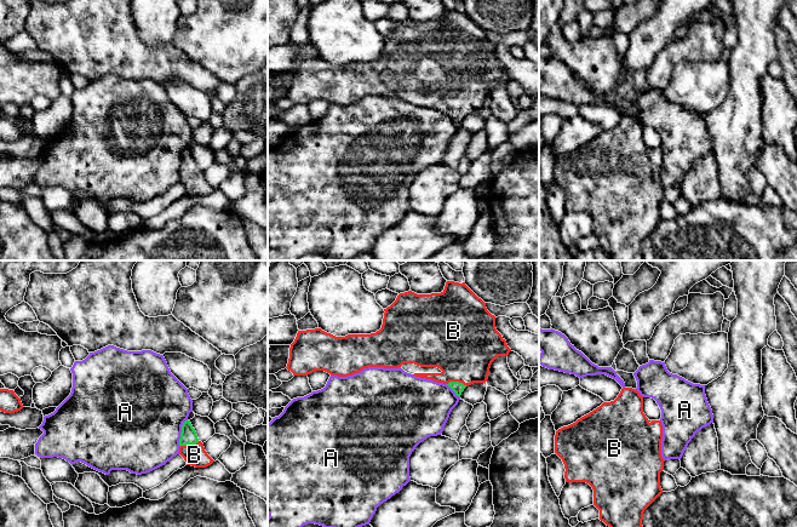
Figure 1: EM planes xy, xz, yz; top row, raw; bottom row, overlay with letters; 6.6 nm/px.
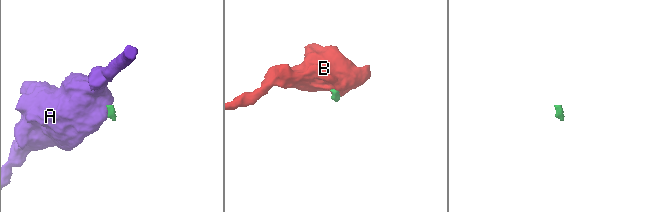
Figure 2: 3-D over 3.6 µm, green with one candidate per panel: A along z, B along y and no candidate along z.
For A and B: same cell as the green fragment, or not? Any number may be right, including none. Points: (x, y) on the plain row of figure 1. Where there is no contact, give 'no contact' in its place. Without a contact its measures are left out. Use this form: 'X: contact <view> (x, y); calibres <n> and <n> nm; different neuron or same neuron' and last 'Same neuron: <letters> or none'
A: contact xy (181, 161); calibres 110 and 500 nm; different neuron
B: contact xz (457, 110); calibres 80 and 440 nm; same neuron
Same neuron: B

